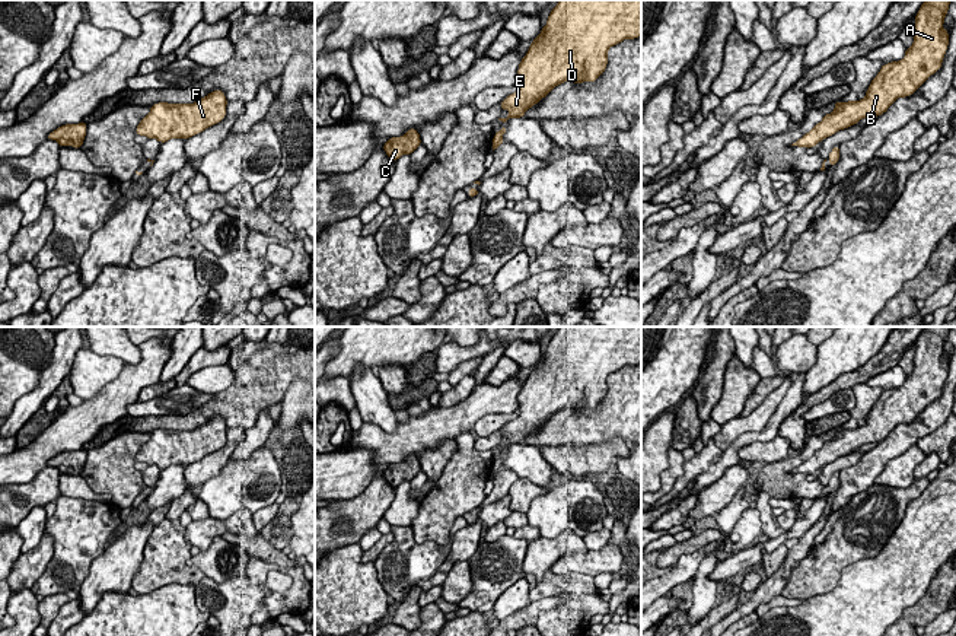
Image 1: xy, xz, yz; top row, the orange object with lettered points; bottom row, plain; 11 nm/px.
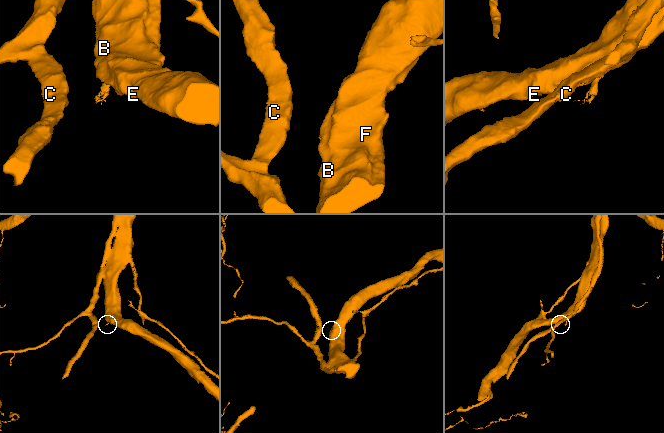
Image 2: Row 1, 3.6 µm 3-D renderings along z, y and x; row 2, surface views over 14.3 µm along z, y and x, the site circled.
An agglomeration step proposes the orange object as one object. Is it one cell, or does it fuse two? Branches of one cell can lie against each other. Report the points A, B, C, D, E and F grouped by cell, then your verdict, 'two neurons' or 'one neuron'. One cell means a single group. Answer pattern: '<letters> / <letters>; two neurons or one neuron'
A B C D E F; one neuron

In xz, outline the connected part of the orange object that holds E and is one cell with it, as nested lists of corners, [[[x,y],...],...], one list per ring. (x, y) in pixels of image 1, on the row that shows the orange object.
[[[558,0],[557,6],[551,10],[546,25],[542,28],[541,34],[533,39],[530,44],[526,55],[522,58],[517,74],[520,88],[504,98],[501,101],[501,111],[507,109],[509,115],[506,118],[498,118],[500,121],[506,123],[509,118],[522,118],[525,117],[525,112],[532,108],[535,104],[538,104],[542,98],[545,98],[555,86],[570,80],[573,83],[581,85],[583,82],[596,82],[596,79],[605,71],[608,66],[608,50],[624,39],[635,39],[641,35],[641,0]]]

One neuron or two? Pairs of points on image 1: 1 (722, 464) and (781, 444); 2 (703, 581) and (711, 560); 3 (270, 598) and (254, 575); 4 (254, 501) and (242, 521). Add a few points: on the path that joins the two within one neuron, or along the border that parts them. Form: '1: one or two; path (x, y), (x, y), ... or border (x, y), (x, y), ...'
1: two; border (770, 439), (743, 445), (738, 457)
2: one; path (703, 576), (707, 565)
3: one; path (265, 592), (260, 581)
4: two; border (252, 512), (238, 509), (228, 518), (214, 518)

